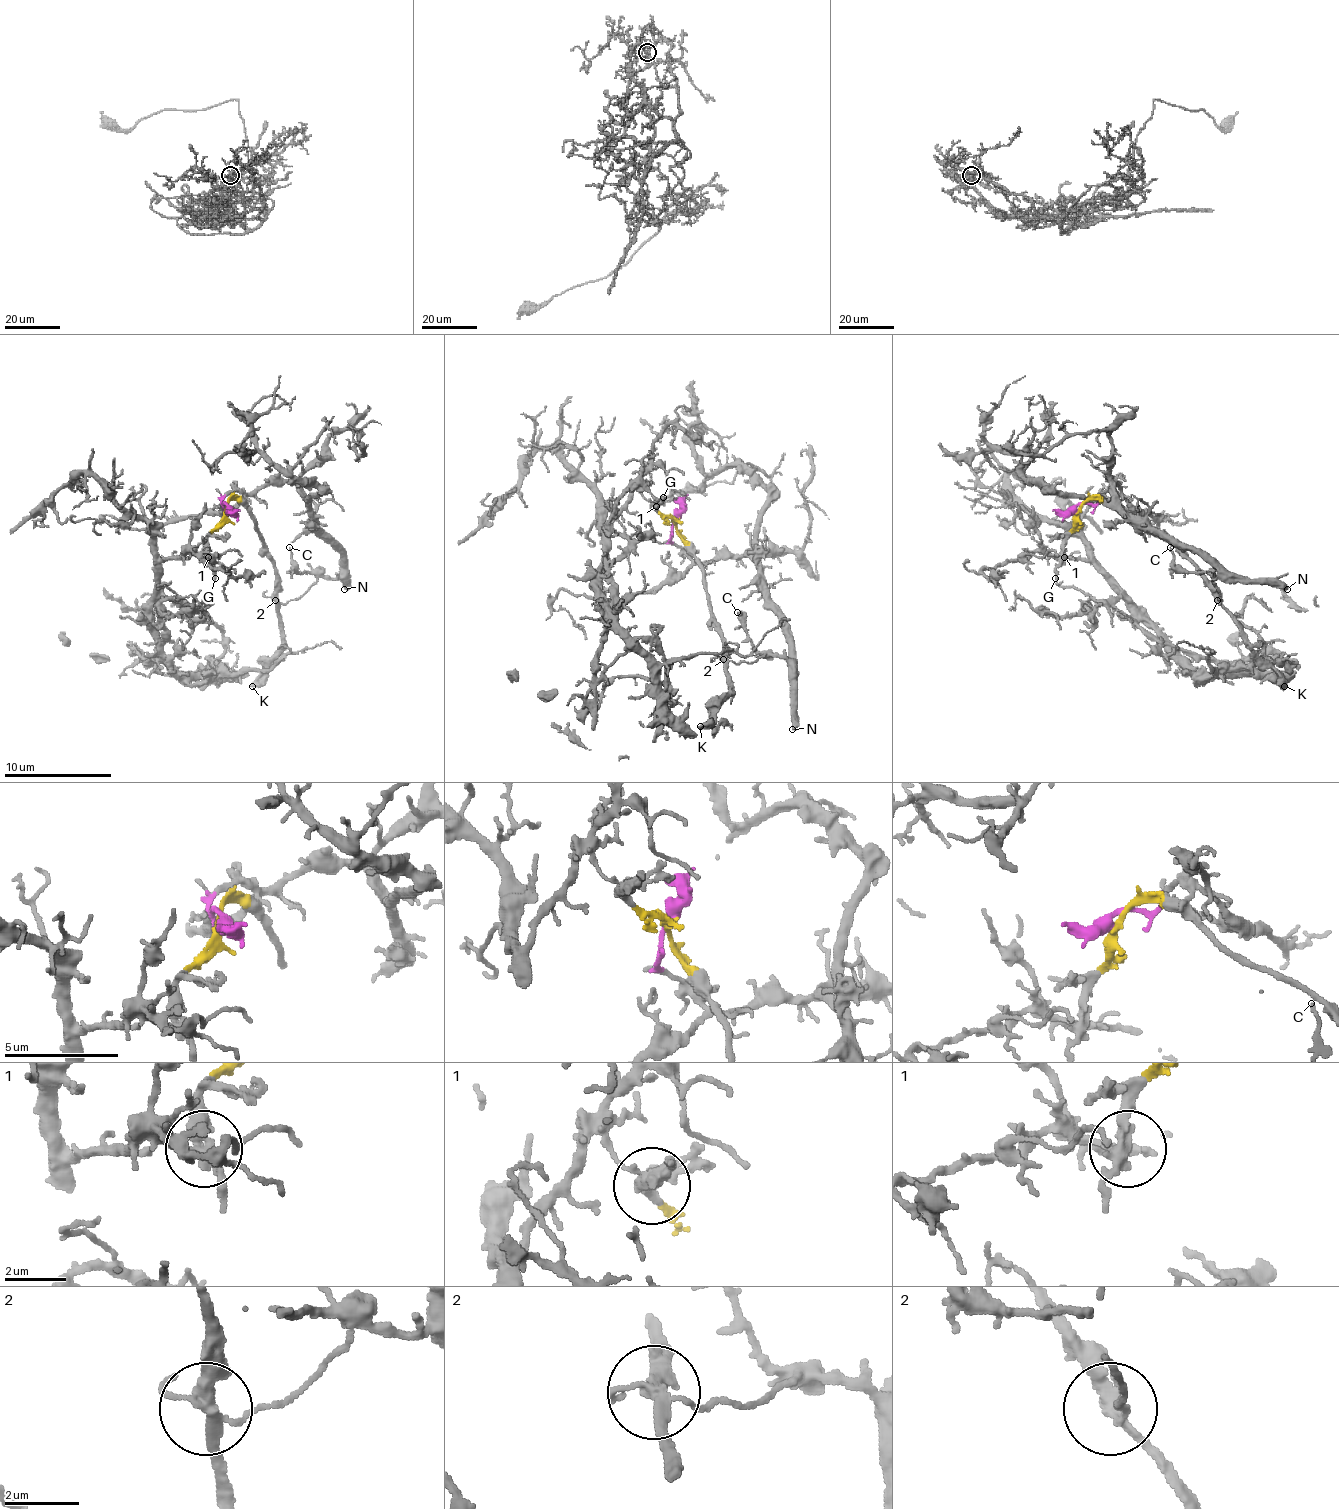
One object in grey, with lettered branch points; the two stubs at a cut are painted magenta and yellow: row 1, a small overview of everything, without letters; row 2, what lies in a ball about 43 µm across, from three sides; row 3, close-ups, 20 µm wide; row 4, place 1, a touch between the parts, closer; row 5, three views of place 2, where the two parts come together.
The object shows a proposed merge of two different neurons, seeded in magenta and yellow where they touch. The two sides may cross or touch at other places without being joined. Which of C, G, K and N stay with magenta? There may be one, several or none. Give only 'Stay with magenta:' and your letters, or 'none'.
Stay with magenta: C, N

